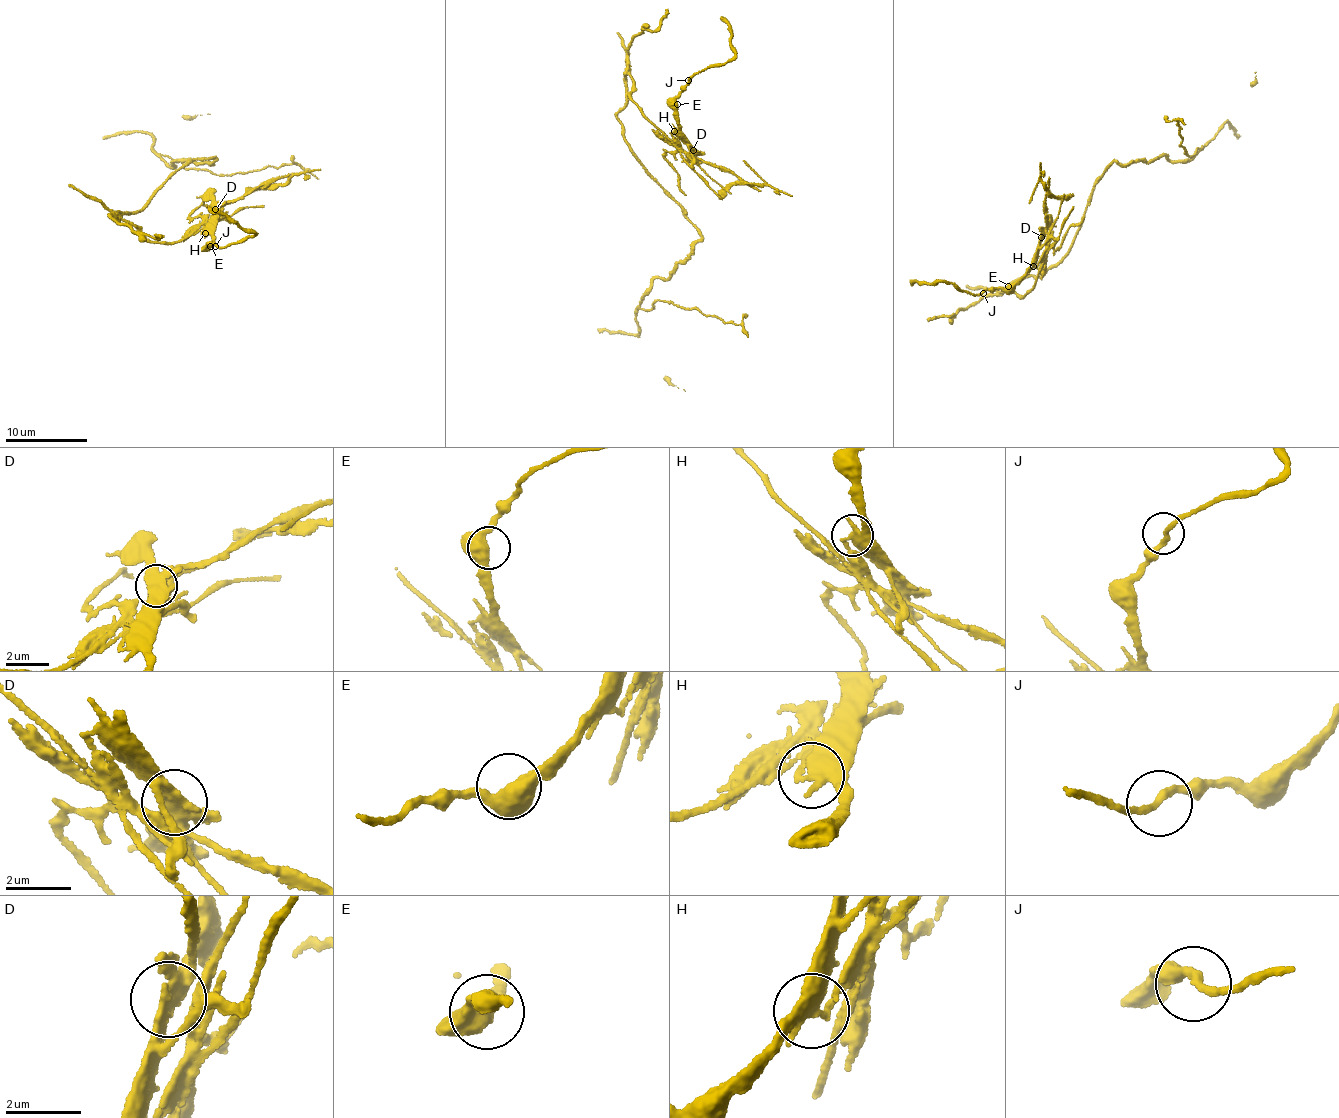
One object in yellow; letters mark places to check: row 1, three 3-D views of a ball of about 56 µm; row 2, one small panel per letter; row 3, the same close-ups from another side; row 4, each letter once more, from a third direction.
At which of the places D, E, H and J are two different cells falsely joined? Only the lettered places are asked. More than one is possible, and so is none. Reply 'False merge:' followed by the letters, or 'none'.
False merge: D, H

